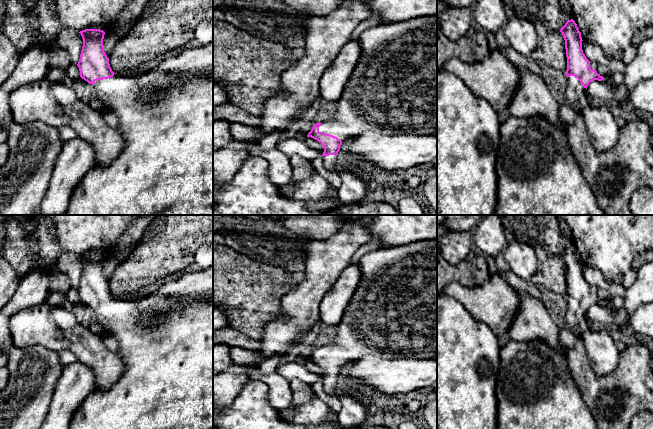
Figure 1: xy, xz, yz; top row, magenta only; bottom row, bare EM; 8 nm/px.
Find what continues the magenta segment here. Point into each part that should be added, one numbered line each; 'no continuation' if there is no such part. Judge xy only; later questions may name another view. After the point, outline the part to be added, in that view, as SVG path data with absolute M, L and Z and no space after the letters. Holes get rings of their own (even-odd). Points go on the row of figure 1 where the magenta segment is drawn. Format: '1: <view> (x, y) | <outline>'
1: xy (166, 168) | M145 72L131 75L115 73L113 77L95 81L98 100L119 120L117 131L122 135L125 147L108 165L95 163L74 188L66 212L63 215L213 215L213 77L157 76L150 78L149 84L138 89L138 82Z

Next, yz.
1: yz (574, 90) | M574 76L568 77L568 84L564 91L566 105L573 107L576 102L580 102L581 96L587 93L587 89Z

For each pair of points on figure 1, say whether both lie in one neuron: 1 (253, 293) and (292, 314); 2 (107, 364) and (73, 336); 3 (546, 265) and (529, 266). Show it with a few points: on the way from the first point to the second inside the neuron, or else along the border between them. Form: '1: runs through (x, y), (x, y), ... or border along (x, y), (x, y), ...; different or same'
1: border along (294, 288), (282, 298), (280, 314), (265, 325); different
2: runs through (99, 358), (81, 341); same
3: border along (538, 260), (536, 272), (529, 280); different

